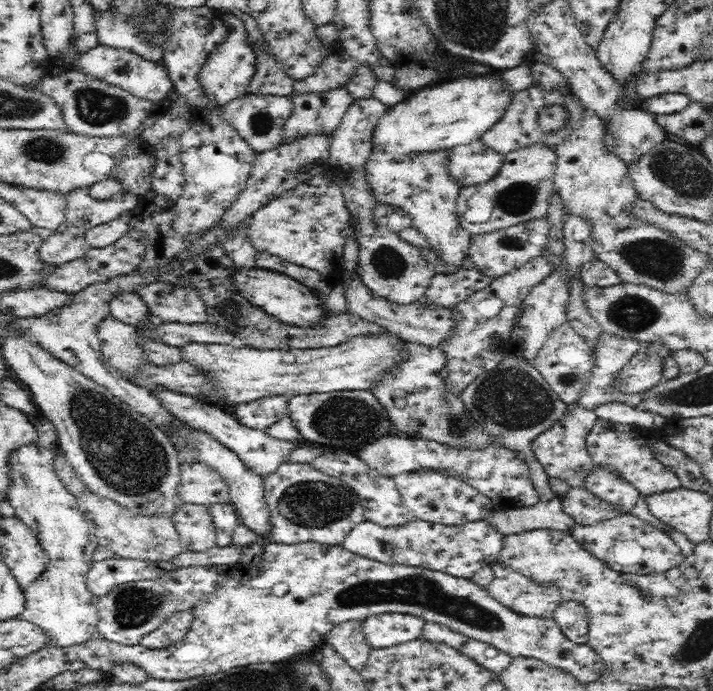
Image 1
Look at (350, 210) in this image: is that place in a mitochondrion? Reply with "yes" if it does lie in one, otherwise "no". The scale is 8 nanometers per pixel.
no

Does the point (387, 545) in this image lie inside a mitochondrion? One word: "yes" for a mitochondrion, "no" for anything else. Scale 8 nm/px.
yes

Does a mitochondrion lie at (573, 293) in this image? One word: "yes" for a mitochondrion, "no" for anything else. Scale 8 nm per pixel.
no

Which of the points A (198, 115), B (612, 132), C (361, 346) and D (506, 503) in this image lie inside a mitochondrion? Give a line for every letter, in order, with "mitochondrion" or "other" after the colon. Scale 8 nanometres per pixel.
A: other
B: other
C: other
D: other

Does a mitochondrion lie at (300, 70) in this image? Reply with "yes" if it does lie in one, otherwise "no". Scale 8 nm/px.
no

